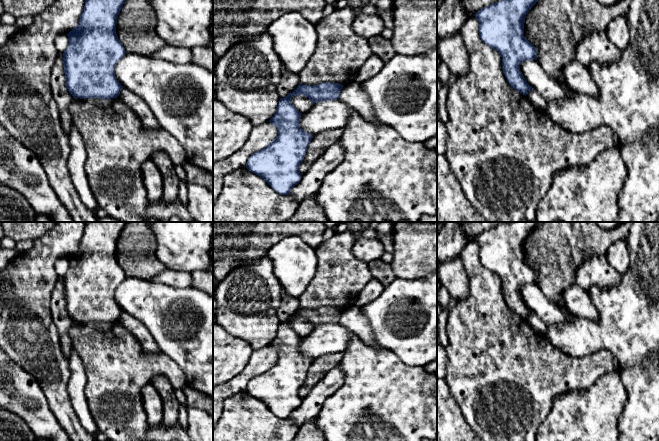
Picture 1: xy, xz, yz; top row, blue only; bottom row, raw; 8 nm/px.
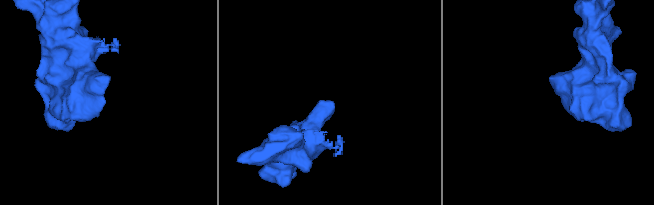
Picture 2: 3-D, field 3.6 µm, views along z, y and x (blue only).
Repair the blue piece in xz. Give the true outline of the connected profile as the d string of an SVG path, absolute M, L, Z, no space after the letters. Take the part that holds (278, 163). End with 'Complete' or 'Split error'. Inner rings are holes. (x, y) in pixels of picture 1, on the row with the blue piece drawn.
M332 82L313 86L299 84L292 93L280 98L277 111L269 121L278 129L278 136L251 155L246 168L263 178L277 193L289 194L302 178L299 166L313 138L300 127L302 113L292 104L292 98L296 95L307 96L313 104L337 100L343 87Z. Complete

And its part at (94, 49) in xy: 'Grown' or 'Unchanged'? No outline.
Unchanged

